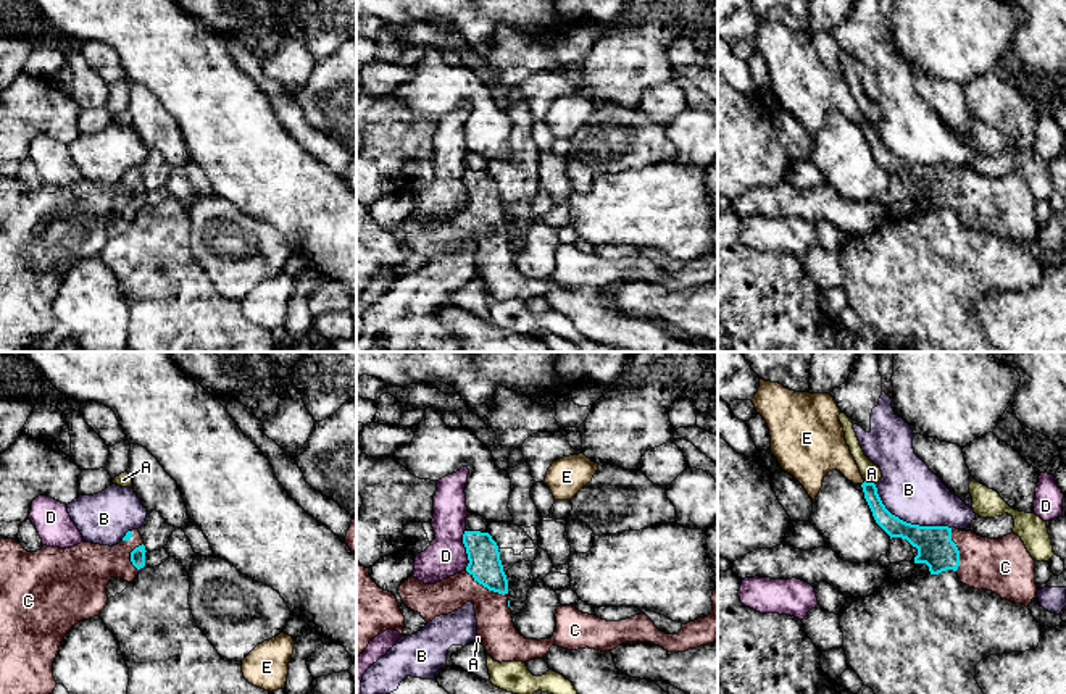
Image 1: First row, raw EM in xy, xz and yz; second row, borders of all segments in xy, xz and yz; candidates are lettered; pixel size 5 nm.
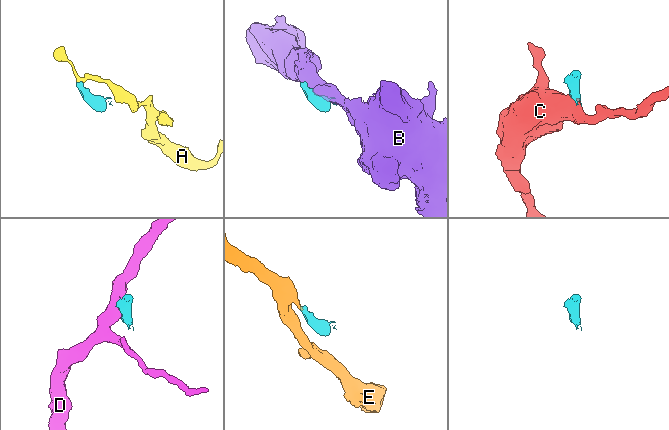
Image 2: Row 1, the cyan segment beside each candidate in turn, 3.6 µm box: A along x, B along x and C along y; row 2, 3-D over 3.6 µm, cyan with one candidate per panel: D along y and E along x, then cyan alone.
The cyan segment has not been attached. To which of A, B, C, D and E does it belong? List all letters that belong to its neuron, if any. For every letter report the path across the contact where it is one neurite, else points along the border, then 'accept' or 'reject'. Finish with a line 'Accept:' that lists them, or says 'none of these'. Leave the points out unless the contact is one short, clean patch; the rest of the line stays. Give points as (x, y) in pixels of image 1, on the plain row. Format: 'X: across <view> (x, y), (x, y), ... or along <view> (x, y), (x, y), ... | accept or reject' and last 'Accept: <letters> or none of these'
A: along yz (865, 118), (874, 123) | reject
B: reject
C: across xz (486, 205), (486, 225), (495, 267) | accept
D: along xz (465, 168), (466, 205) | reject
E: along yz (865, 120), (861, 123) | reject
Accept: C

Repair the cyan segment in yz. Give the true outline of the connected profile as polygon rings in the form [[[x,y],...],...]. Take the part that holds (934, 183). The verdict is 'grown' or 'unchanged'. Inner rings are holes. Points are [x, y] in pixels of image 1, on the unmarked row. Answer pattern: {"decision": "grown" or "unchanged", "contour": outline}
{"decision": "grown", "contour": [[[864,119],[861,126],[876,161],[890,174],[890,178],[902,176],[916,186],[918,194],[914,195],[914,202],[926,202],[931,213],[953,208],[963,223],[979,229],[992,229],[1001,237],[1026,245],[1029,245],[1029,242],[1037,236],[1035,199],[1031,195],[1018,173],[1011,171],[1001,178],[989,178],[977,174],[972,169],[960,169],[948,165],[911,163],[892,153],[885,147],[874,121]]]}

